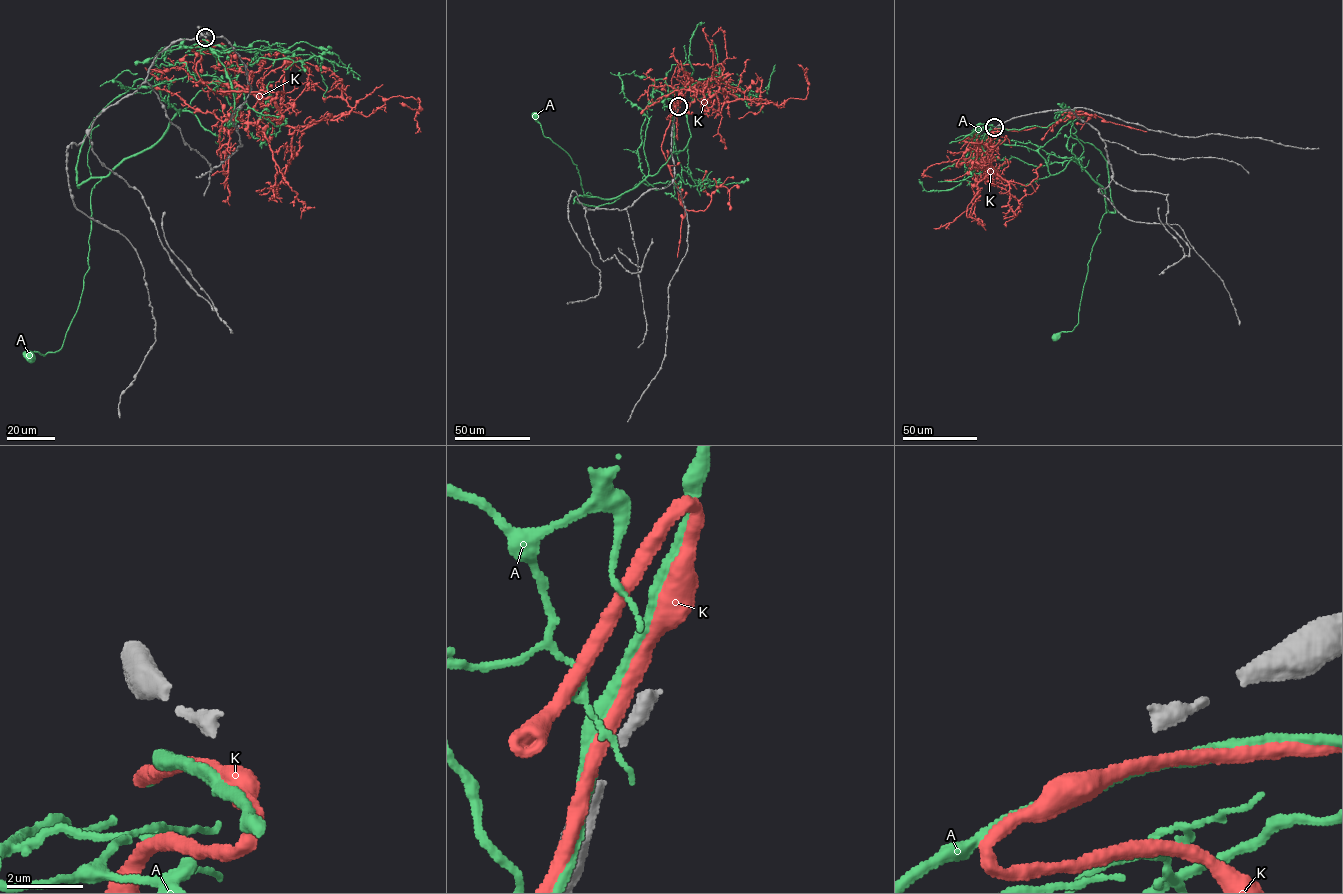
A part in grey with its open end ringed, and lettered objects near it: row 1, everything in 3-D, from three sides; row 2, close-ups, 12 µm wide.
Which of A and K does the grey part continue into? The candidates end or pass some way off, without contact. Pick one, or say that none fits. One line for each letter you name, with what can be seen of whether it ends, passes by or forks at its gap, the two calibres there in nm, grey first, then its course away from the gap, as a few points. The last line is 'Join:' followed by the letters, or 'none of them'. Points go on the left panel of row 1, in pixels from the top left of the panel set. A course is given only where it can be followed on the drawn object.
Join: none of them

